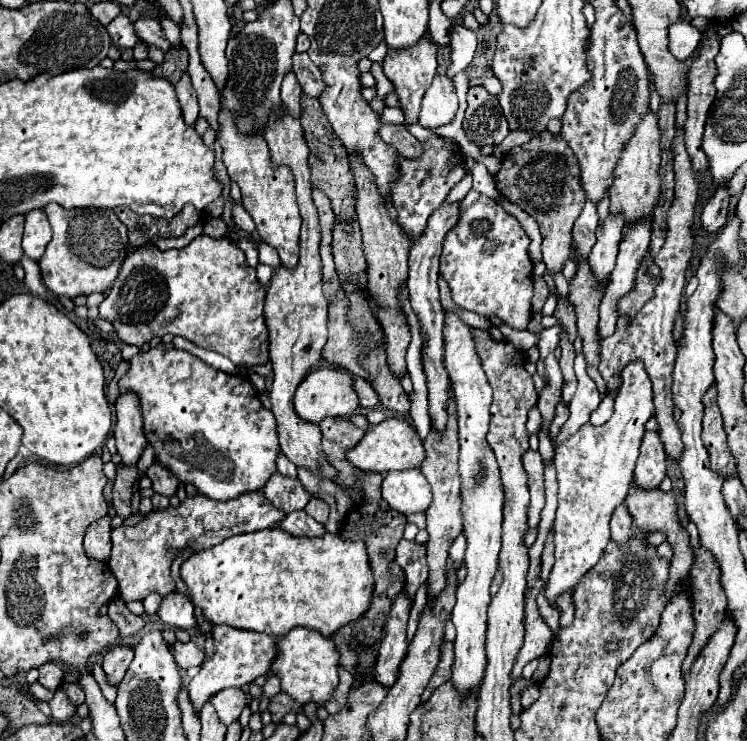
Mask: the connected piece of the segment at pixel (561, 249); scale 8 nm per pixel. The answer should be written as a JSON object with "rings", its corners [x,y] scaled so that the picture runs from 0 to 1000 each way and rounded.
{"rings":[[[731,175],[707,194],[677,205],[672,227],[664,235],[664,254],[675,267],[680,267],[685,275],[693,275],[720,300],[728,318],[728,356],[736,370],[750,367],[755,354],[763,348],[766,305],[784,273],[784,262],[779,259],[779,246],[774,238],[774,216],[768,205],[763,205],[758,189]]]}

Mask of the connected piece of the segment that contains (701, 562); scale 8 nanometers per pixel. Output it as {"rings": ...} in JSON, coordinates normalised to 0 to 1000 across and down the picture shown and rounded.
{"rings":[[[932,740],[929,750],[932,750],[932,758],[929,758],[929,767],[924,767],[924,780],[926,780],[926,794],[929,794],[926,807],[929,807],[932,850],[929,850],[921,883],[916,888],[916,896],[913,896],[913,907],[924,904],[924,899],[934,888],[937,877],[945,872],[945,864],[959,853],[961,842],[967,839],[967,834],[972,829],[972,802],[967,799],[967,788],[961,788],[961,761],[956,761],[956,750],[950,750],[950,745],[945,745],[945,740]]]}

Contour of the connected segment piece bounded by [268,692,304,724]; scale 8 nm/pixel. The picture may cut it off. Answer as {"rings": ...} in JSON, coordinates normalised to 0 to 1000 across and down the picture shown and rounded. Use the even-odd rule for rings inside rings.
{"rings":[[[375,934],[372,939],[367,939],[359,958],[364,964],[364,974],[367,977],[375,977],[383,964],[402,964],[402,961],[407,961],[407,955],[394,942],[388,942],[383,934]]]}

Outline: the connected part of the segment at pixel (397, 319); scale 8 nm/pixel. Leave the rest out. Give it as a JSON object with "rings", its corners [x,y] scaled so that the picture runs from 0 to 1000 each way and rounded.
{"rings":[[[466,211],[469,229],[474,235],[474,256],[477,256],[477,289],[485,308],[485,327],[487,327],[487,343],[493,351],[493,375],[495,375],[495,391],[501,397],[501,408],[511,416],[509,432],[517,448],[517,478],[519,491],[525,502],[535,510],[544,499],[544,470],[549,464],[549,443],[544,435],[544,426],[538,424],[538,413],[533,408],[533,394],[541,378],[546,375],[546,340],[549,340],[549,321],[538,313],[533,300],[522,297],[522,289],[517,286],[511,262],[506,259],[501,248],[498,232],[479,216],[479,211]]]}

